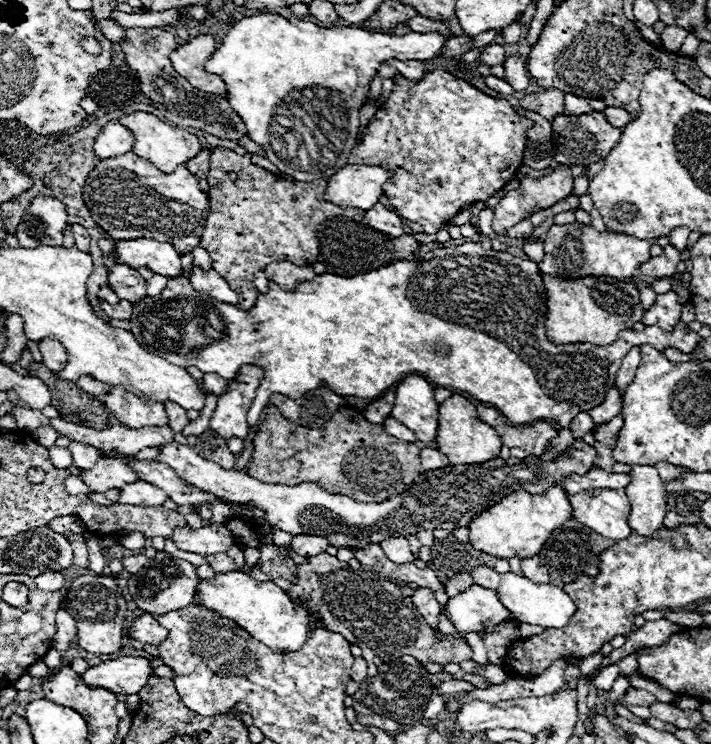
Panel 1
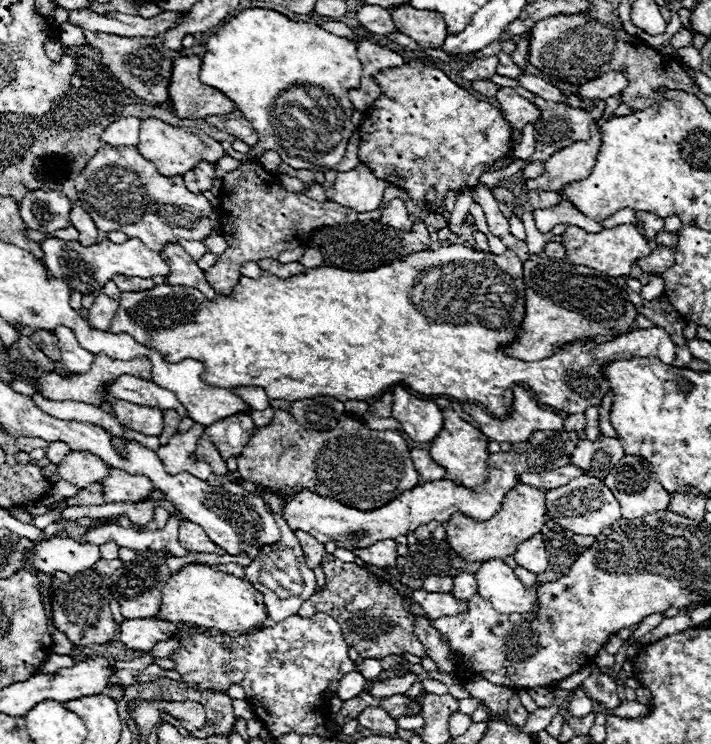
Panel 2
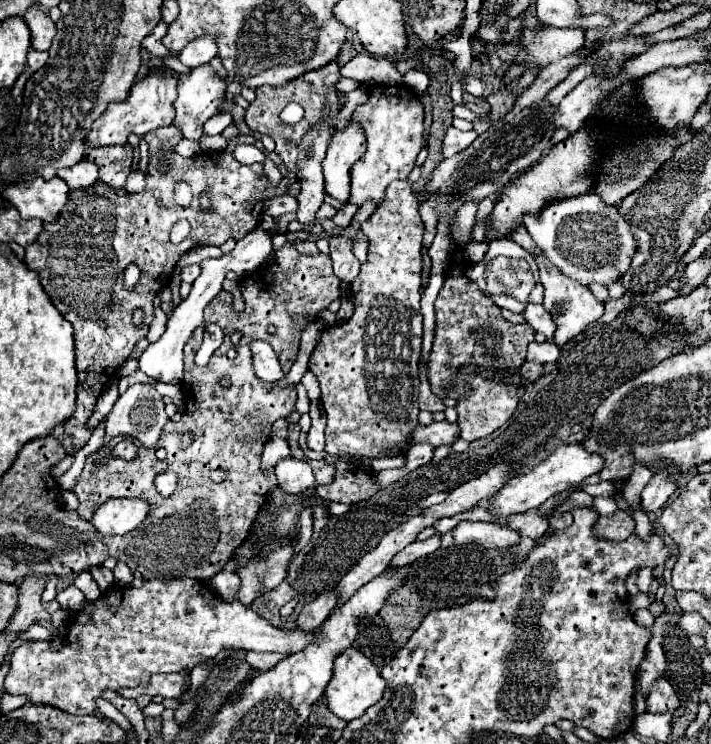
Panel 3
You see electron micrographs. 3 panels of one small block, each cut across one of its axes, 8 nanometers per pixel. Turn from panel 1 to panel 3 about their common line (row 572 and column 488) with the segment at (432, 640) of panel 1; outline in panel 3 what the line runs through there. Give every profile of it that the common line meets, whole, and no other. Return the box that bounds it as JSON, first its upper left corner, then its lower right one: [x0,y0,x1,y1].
[428,264,534,398]

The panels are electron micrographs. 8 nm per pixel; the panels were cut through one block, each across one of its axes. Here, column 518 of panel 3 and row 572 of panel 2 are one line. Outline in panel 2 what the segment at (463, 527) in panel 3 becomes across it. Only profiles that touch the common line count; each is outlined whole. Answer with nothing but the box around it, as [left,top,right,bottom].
[516,534,548,574]

